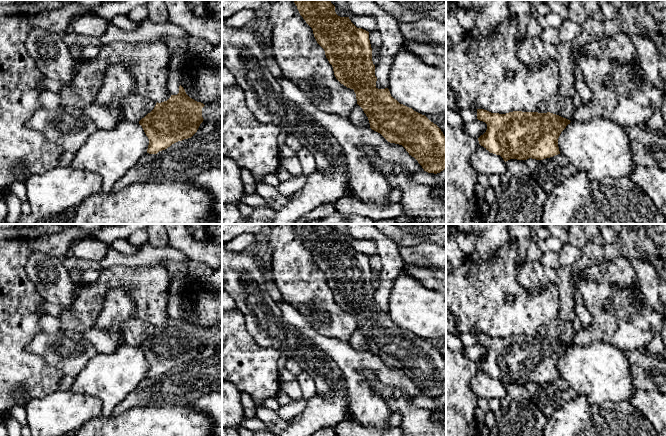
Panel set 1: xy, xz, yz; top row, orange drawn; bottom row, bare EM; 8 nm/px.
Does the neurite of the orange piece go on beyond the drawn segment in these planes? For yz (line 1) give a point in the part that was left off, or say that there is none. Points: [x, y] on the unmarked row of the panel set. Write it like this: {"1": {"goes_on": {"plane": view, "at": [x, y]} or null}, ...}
{"1": {"goes_on": null}}

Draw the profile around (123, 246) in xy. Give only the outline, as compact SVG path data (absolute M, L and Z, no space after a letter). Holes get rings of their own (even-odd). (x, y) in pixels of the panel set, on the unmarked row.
M116 239L112 244L112 247L118 252L124 255L133 255L138 252L140 245L134 245L128 242L127 239Z

